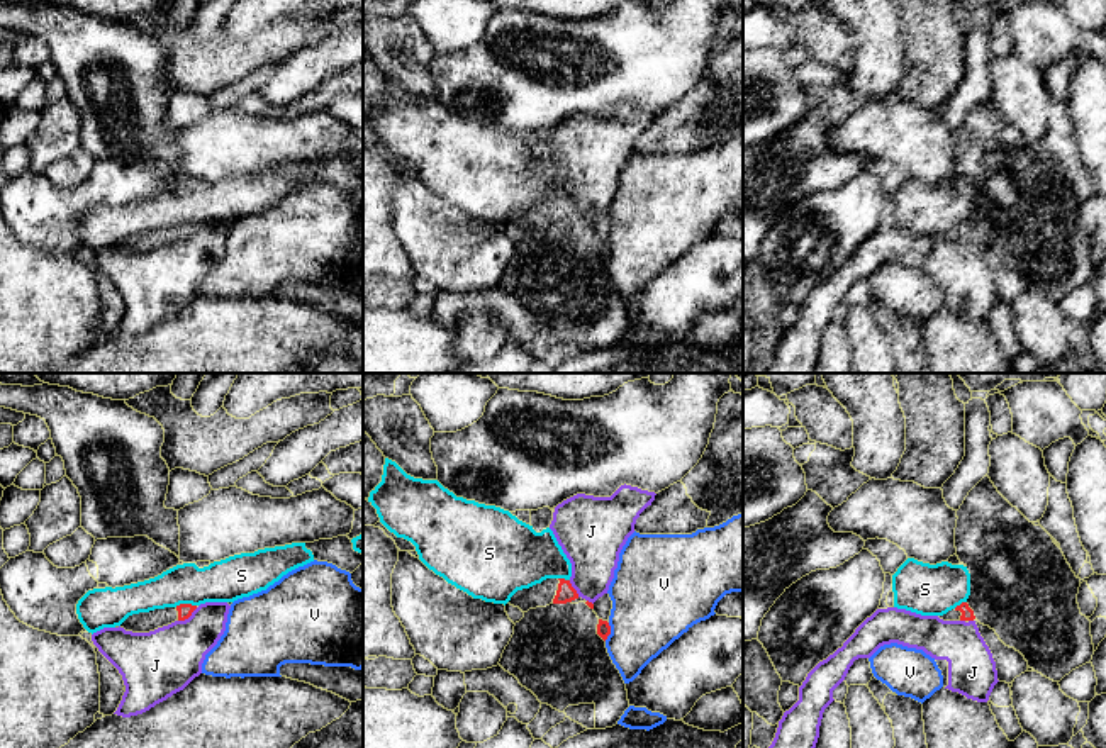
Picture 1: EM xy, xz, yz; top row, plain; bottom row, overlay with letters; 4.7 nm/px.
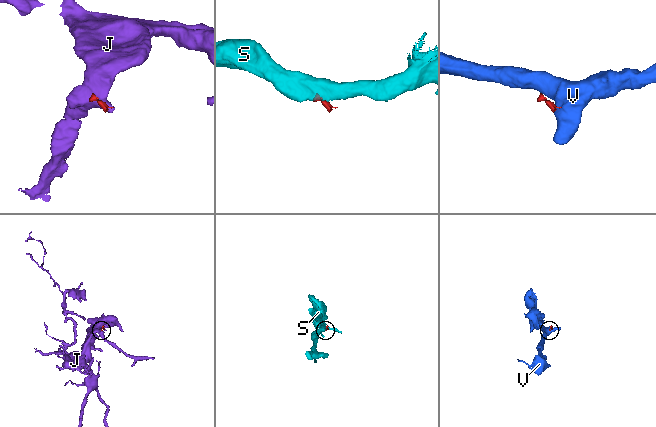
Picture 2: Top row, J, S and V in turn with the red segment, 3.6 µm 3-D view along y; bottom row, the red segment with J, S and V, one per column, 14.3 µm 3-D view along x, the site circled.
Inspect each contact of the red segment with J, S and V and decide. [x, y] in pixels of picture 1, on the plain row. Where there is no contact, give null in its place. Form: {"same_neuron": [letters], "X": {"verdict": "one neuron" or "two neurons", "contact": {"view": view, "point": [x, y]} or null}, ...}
{"same_neuron": [], "J": {"verdict": "two neurons", "contact": {"view": "xy", "point": [187, 238]}}, "S": {"verdict": "two neurons", "contact": {"view": "xy", "point": [185, 224]}}, "V": {"verdict": "two neurons", "contact": {"view": "xz", "point": [609, 251]}}}

